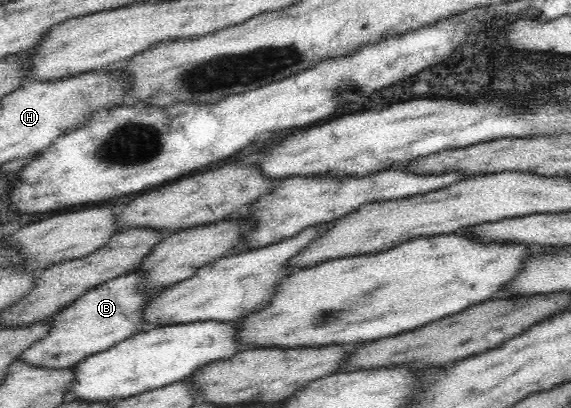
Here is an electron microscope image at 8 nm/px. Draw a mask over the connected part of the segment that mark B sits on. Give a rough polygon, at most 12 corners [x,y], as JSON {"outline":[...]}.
{"outline":[[138,270],[100,283],[48,322],[19,360],[47,369],[151,327]]}

